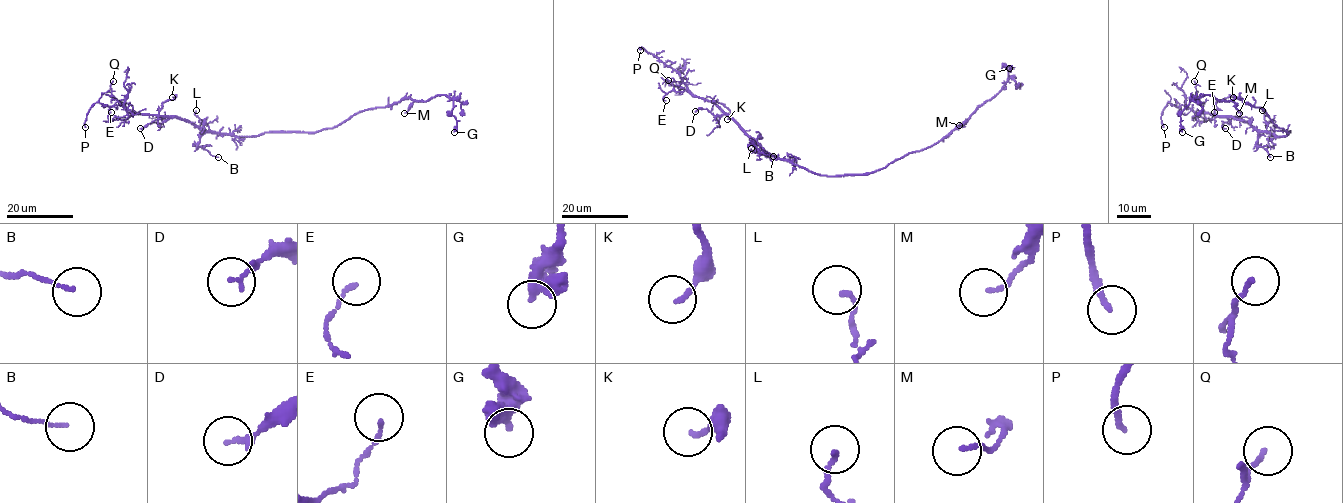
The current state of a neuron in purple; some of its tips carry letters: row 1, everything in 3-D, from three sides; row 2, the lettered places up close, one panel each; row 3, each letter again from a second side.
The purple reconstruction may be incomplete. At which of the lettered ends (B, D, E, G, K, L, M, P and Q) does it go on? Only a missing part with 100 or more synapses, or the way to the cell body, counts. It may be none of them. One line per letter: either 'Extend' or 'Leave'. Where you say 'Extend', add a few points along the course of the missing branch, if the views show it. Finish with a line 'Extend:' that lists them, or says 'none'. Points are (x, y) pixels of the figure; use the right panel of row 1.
B: Leave
D: Leave
E: Leave
G: Leave
K: Leave
L: Leave
M: Leave
P: Extend. Course of what is missing: (1164, 127), (1169, 148), (1195, 146), (1206, 153), (1209, 162), (1221, 166), (1222, 170)
Q: Leave
Extend: P

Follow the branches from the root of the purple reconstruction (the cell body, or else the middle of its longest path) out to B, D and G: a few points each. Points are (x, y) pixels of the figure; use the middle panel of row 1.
B: (829, 176), (815, 174), (775, 158), (753, 143), (761, 152), (773, 156)
D: (829, 176), (815, 174), (770, 156), (726, 115), (713, 115), (706, 109), (695, 111)
G: (829, 176), (873, 173), (908, 153), (936, 144), (999, 92), (1007, 80), (1007, 67), (1011, 66), (1009, 68)

